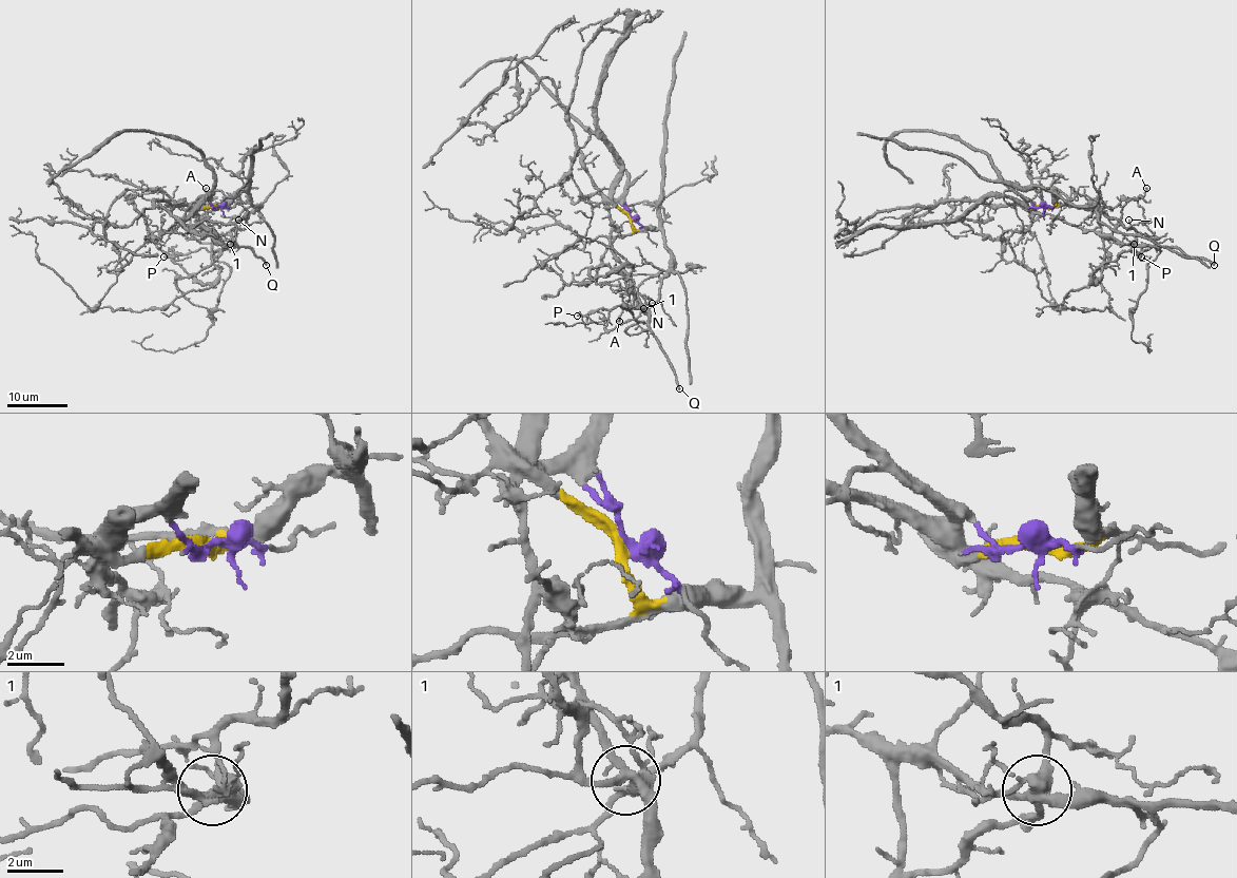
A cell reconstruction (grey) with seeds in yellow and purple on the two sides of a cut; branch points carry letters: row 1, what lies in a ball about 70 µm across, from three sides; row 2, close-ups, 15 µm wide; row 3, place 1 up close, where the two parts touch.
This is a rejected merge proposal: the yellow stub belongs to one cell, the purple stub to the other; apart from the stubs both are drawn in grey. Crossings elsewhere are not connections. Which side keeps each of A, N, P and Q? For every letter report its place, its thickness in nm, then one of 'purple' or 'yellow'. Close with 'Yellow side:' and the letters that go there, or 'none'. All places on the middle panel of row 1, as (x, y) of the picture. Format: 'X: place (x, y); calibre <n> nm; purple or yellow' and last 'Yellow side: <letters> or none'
A: place (619, 321); calibre 150 nm; purple
N: place (652, 303); calibre 100 nm; yellow
P: place (577, 316); calibre 140 nm; yellow
Q: place (679, 388); calibre 240 nm; purple
Yellow side: N, P

